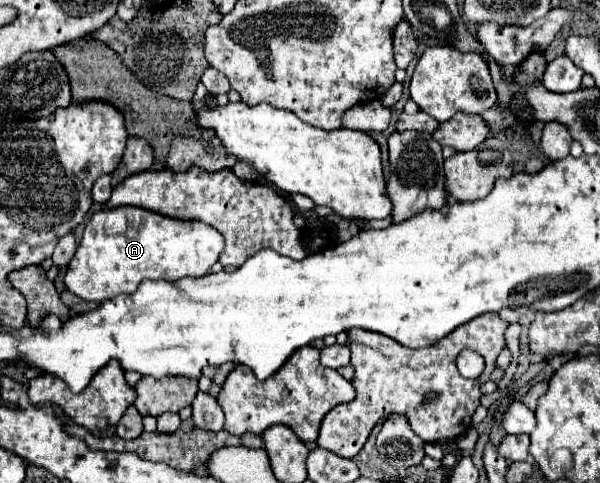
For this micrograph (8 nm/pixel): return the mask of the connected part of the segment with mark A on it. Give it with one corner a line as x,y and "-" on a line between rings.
132,206
104,208
100,212
94,212
90,222
86,224
84,238
72,262
68,264
64,284
70,292
74,292
82,300
104,302
118,294
132,294
142,280
180,280
186,276
200,278
208,274
210,266
218,260
222,250
224,250
224,236
216,228
200,220
176,220
146,208
132,208

